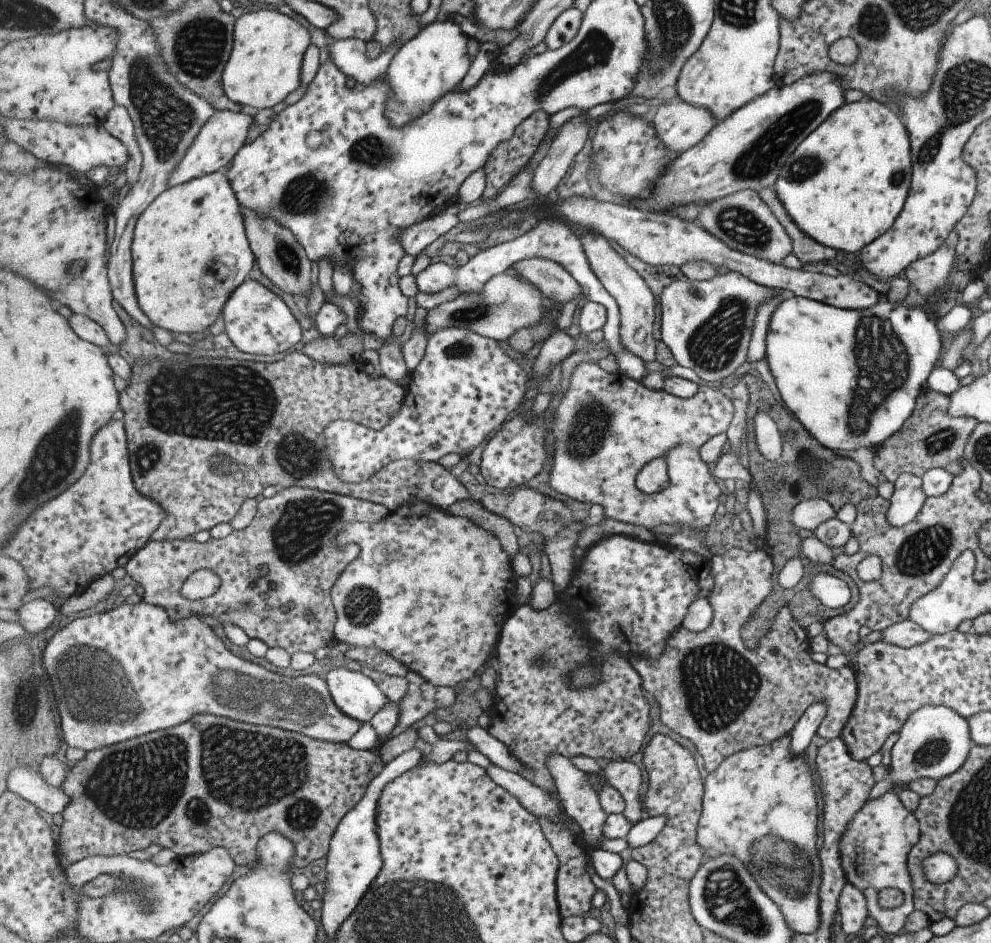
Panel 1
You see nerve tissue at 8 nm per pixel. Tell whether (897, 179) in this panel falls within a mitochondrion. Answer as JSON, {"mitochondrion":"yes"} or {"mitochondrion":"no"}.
{"mitochondrion":"yes"}

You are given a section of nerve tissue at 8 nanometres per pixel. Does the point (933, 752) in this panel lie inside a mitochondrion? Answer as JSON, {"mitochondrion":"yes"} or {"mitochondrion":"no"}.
{"mitochondrion":"yes"}

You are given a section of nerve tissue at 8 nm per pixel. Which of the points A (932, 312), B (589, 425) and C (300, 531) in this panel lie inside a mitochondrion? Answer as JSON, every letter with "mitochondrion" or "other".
{"A":"other","B":"mitochondrion","C":"mitochondrion"}

